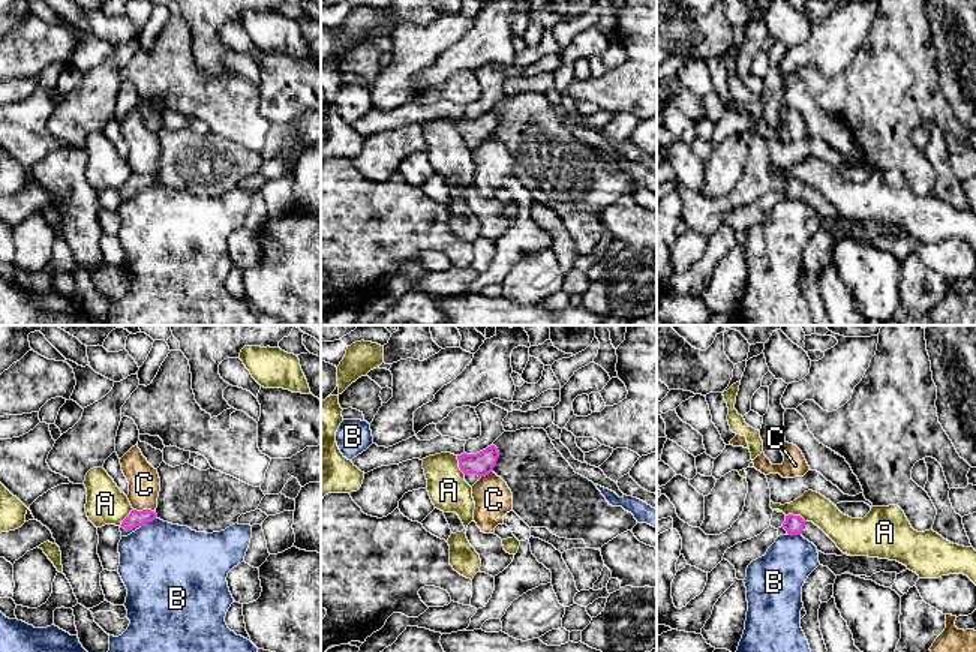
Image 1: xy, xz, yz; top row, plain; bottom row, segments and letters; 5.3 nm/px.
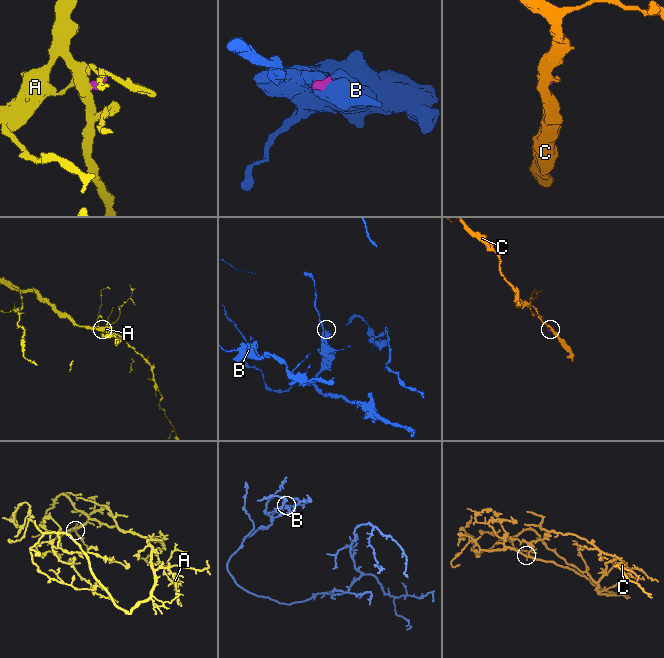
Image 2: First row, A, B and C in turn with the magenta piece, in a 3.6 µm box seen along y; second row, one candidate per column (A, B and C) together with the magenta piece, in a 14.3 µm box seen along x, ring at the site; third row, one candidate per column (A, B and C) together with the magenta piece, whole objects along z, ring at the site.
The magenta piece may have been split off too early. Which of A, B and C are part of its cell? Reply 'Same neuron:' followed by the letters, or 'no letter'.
Same neuron: no letter

